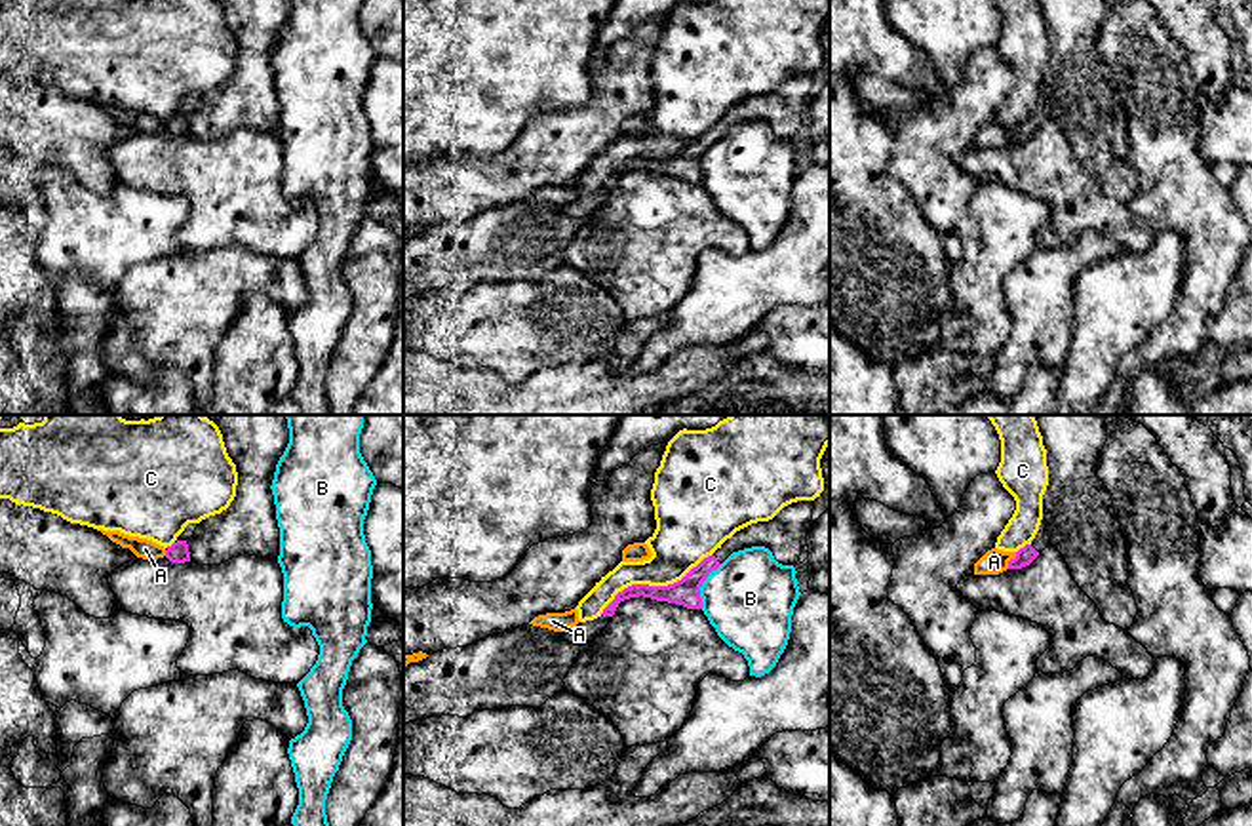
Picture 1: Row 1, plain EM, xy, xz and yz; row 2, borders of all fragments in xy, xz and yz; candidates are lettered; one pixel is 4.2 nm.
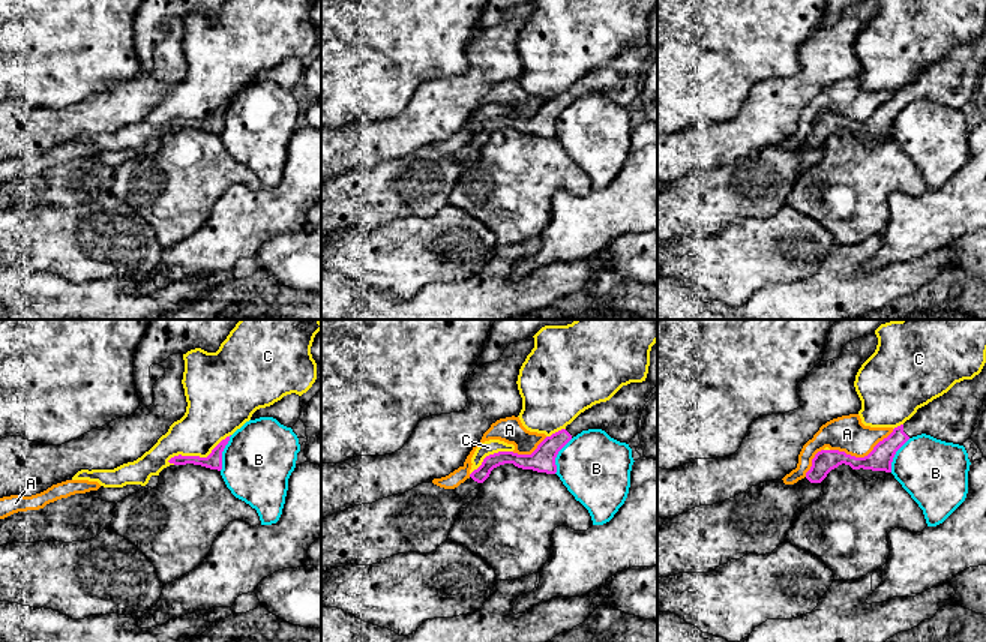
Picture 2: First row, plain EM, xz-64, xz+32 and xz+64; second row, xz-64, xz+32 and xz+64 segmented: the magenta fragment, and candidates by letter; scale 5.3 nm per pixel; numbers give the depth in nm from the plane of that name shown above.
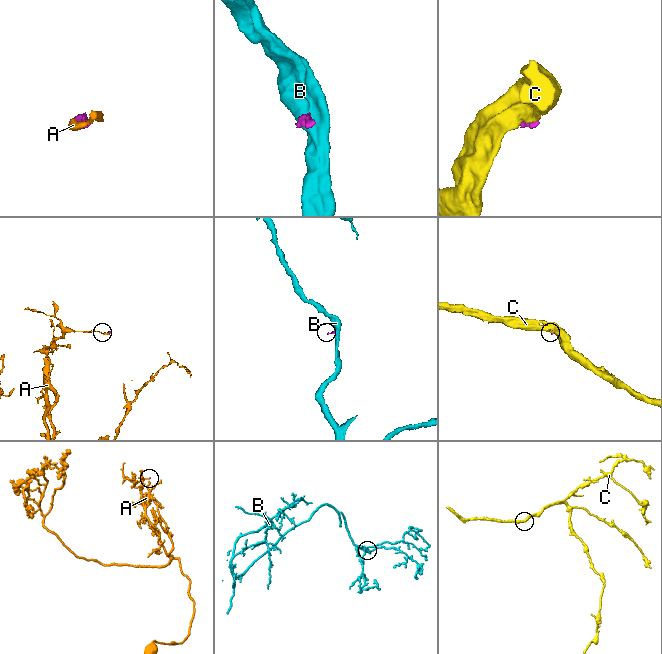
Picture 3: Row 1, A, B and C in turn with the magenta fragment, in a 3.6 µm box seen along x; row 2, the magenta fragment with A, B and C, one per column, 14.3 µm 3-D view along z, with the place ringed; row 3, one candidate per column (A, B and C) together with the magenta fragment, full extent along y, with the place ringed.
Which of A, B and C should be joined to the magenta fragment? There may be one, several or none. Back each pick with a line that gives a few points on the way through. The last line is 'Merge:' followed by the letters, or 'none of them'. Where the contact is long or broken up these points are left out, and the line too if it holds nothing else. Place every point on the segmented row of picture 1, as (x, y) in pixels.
Merge: none of them

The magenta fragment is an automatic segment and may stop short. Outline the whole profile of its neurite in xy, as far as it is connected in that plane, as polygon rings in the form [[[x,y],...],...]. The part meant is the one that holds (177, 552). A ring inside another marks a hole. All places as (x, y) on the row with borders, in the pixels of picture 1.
[[[188,523],[185,531],[177,537],[177,541],[166,548],[166,558],[171,563],[190,561],[190,552],[186,541],[194,535],[198,523]]]

